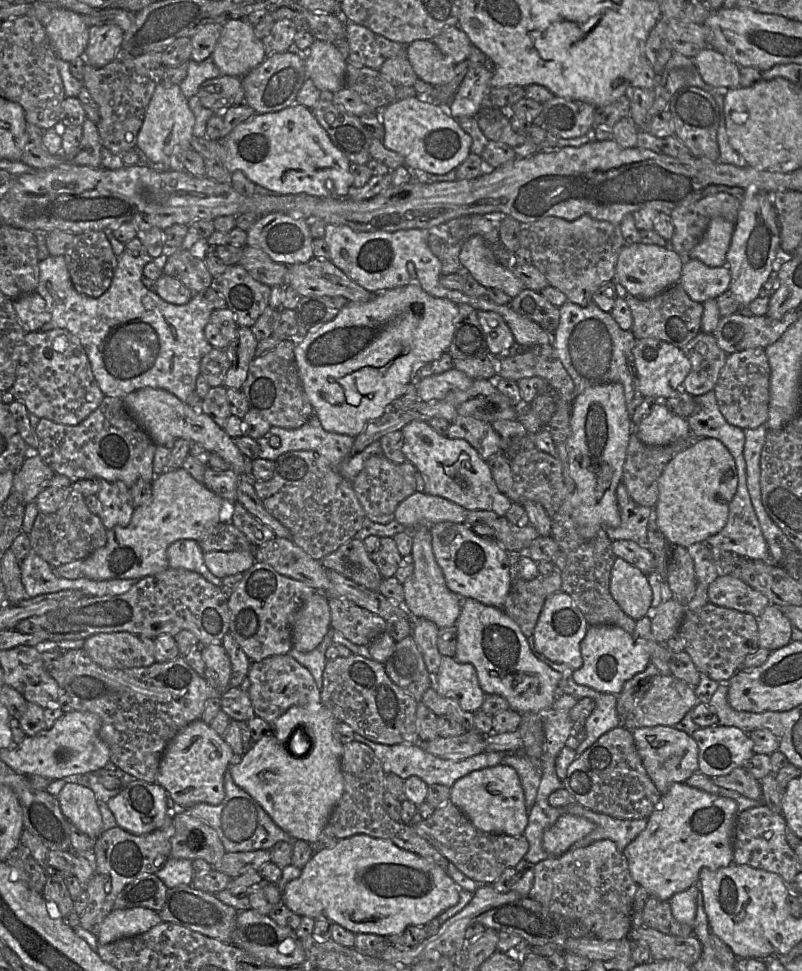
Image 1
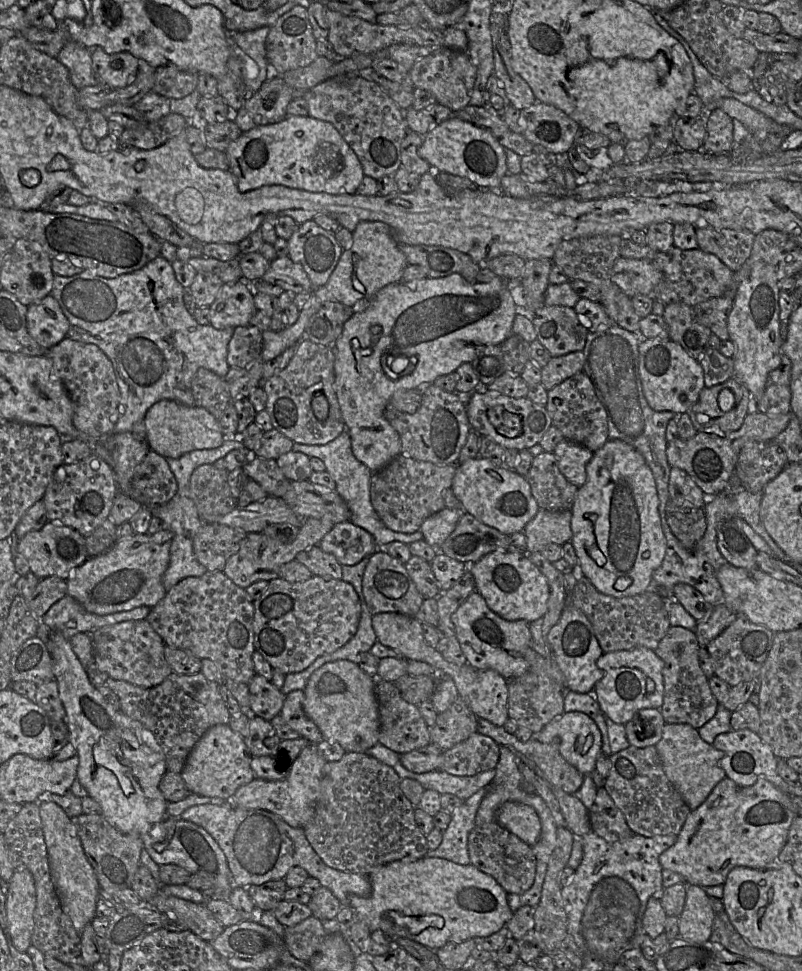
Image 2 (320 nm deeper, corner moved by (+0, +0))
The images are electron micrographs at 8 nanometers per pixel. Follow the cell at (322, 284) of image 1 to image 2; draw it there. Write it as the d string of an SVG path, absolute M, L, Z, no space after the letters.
M288 256L277 257L270 261L261 280L295 294L313 291L313 286L303 267Z

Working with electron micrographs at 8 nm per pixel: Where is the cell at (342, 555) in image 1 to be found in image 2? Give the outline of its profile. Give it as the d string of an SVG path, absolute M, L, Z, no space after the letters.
M378 549L370 557L362 579L362 593L372 615L397 612L415 617L425 597L418 591L405 564L392 557L384 549Z

